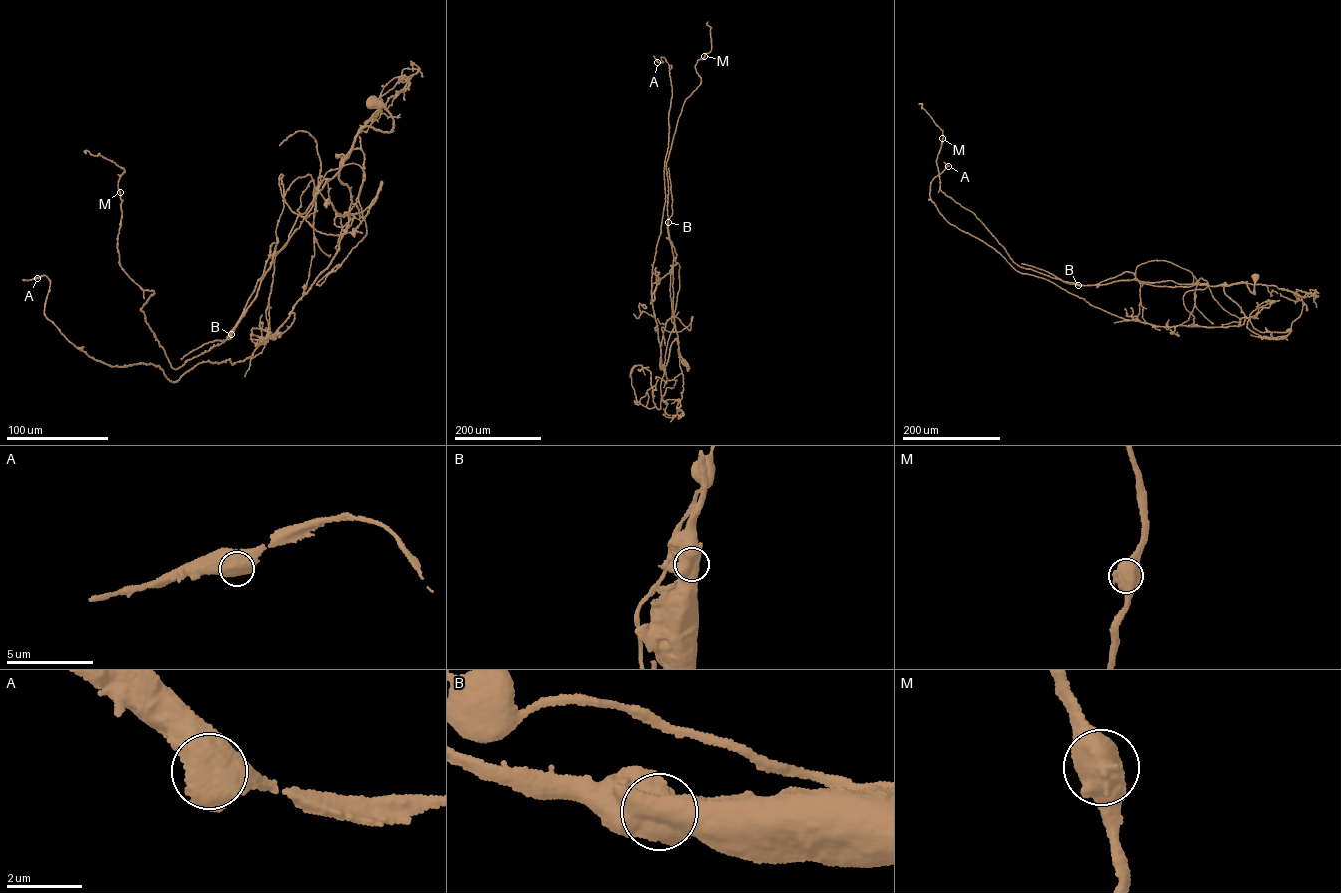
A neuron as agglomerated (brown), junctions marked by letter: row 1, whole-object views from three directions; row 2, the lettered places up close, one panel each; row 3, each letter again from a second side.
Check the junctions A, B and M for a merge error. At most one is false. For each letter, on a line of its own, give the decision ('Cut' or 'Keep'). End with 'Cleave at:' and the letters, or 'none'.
A: Keep
B: Cut
M: Keep
Cleave at: B

